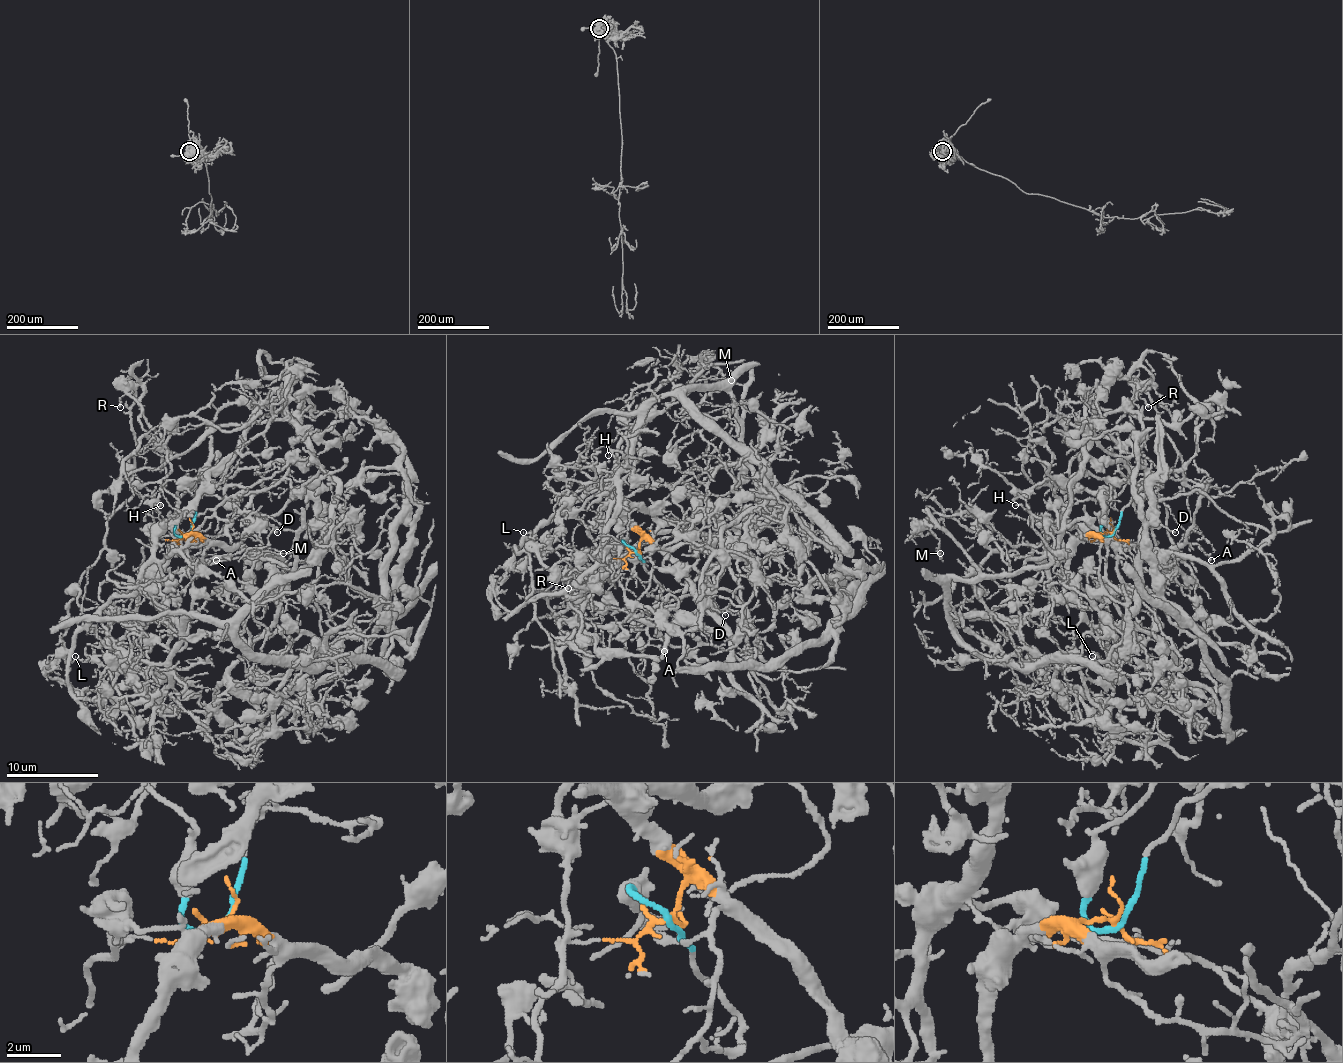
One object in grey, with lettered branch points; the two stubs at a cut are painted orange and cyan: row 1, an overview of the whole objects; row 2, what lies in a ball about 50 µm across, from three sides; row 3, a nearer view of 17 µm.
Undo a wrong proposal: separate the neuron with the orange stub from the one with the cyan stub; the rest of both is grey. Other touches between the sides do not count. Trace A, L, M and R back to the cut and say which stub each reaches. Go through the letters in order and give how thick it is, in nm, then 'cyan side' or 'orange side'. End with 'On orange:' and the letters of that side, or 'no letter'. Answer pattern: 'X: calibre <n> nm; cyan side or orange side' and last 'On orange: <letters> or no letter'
A: calibre 150 nm; orange side
L: calibre 100 nm; orange side
M: calibre 120 nm; orange side
R: calibre 150 nm; cyan side
On orange: A, L, M

